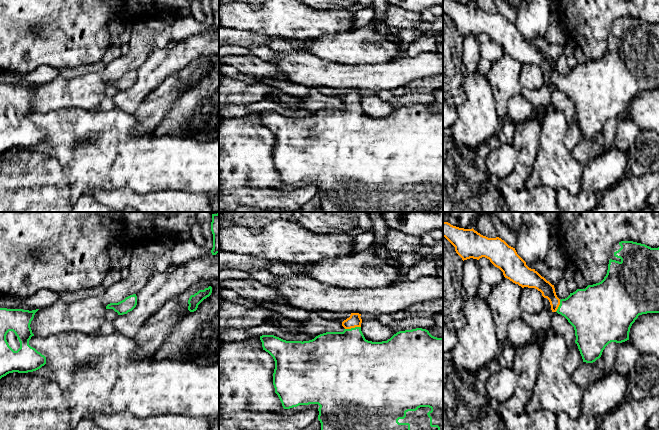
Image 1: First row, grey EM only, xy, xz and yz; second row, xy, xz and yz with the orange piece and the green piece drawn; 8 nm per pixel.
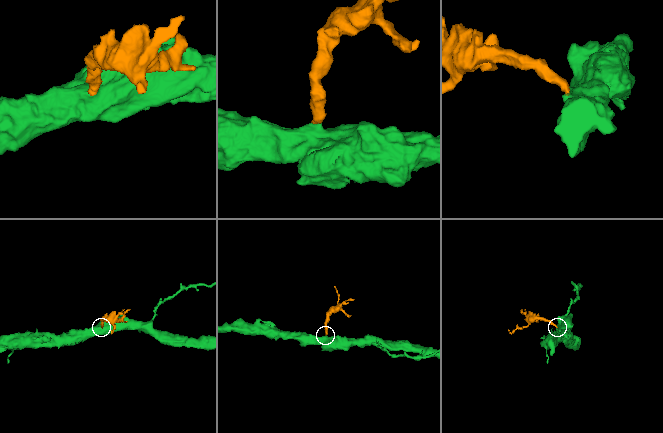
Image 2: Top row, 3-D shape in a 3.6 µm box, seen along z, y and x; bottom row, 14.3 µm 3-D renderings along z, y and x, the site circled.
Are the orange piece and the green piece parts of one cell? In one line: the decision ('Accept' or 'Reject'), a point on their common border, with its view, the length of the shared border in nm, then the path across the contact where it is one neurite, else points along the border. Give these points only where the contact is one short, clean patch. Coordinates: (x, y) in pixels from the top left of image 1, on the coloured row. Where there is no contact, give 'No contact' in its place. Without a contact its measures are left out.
Accept. Touches orange at xz (352, 327). Shared border 130 nm. Path across: xz (354, 320), (352, 327), (352, 340), (346, 357)

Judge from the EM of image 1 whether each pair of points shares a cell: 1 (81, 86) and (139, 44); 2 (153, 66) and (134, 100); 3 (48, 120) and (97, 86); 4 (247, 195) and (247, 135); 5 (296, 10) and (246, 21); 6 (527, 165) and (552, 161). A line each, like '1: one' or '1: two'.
1: one
2: one
3: two
4: two
5: one
6: two

